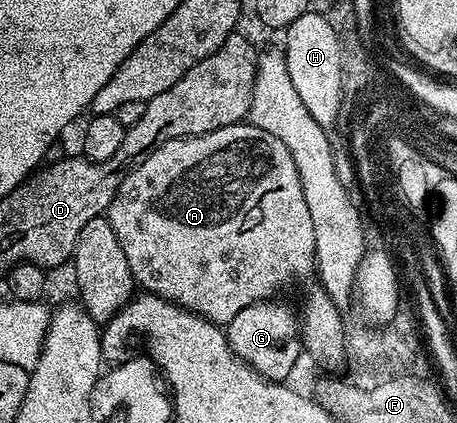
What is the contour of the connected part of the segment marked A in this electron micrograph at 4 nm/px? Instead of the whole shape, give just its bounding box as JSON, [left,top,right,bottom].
[109,123,317,327]

